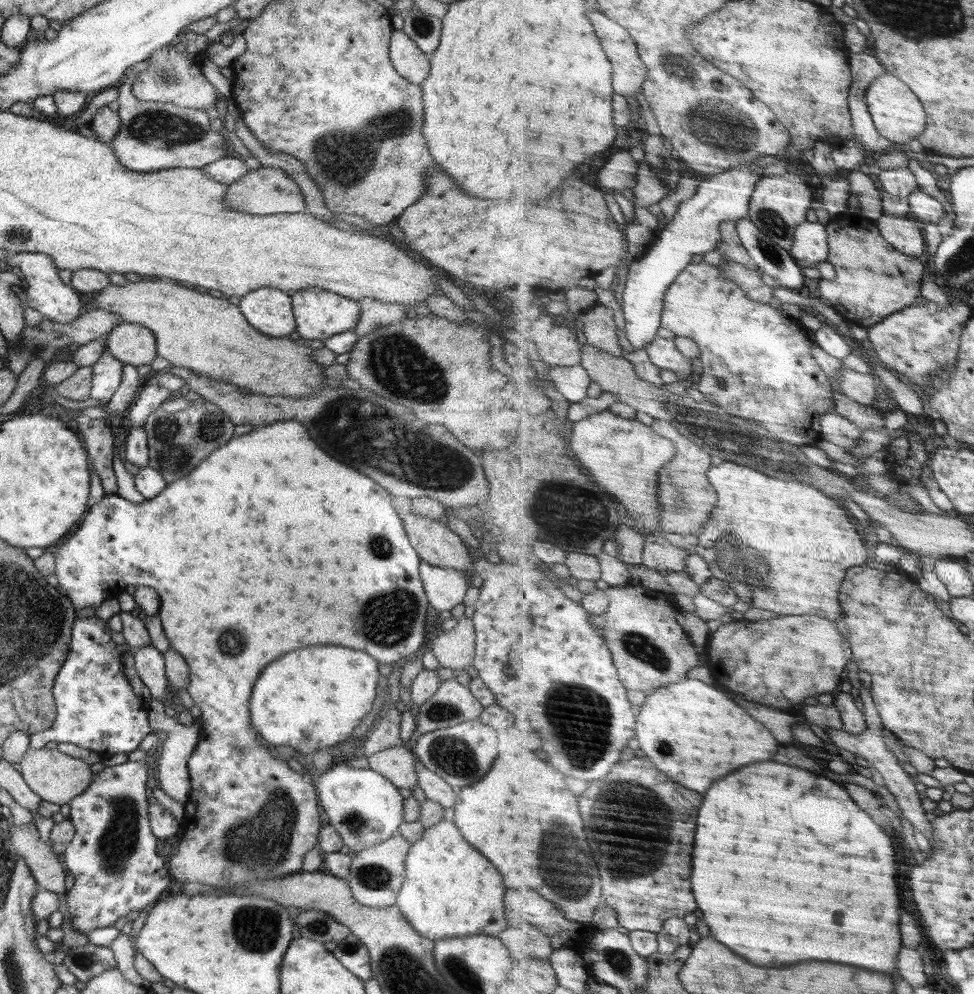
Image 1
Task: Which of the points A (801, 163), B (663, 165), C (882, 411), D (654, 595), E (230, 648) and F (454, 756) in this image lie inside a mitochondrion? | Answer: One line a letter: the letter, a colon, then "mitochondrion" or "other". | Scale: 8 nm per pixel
A: other
B: mitochondrion
C: other
D: other
E: mitochondrion
F: mitochondrion

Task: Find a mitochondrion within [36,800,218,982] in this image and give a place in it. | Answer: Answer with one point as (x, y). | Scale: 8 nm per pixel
(84, 960)

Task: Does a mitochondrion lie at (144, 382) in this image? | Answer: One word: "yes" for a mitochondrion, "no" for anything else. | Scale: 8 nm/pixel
no

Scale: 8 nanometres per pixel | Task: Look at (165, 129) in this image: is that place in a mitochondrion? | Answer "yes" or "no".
yes

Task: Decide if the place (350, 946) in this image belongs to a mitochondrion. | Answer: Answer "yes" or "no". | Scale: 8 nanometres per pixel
yes

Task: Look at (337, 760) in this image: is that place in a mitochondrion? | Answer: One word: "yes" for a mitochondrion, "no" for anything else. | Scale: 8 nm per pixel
no

